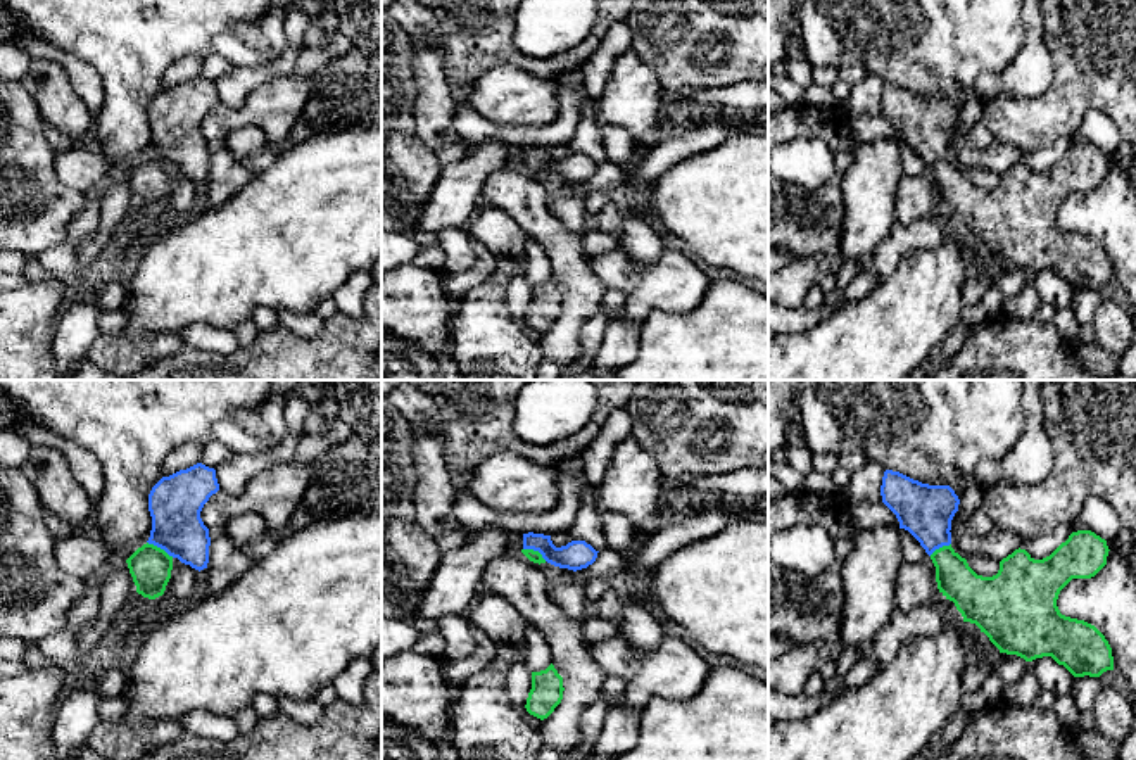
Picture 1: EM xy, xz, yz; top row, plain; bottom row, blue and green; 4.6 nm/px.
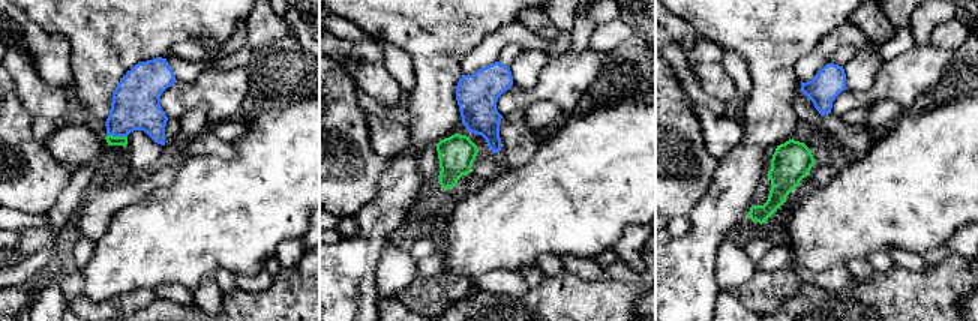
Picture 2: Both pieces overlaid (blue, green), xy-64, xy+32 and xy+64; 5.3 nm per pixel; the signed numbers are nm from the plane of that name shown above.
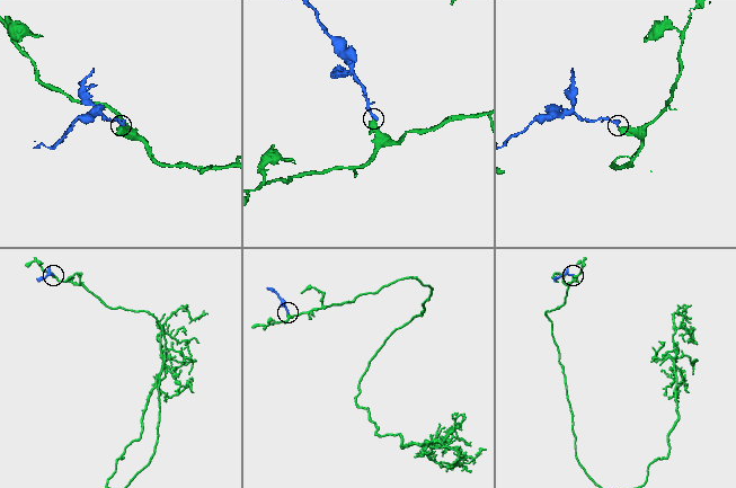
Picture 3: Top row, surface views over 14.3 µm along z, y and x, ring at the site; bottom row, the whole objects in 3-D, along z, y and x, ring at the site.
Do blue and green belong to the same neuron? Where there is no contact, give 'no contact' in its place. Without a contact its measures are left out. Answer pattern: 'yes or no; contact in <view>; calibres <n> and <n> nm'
yes; contact in xy; calibres 260 and 190 nm

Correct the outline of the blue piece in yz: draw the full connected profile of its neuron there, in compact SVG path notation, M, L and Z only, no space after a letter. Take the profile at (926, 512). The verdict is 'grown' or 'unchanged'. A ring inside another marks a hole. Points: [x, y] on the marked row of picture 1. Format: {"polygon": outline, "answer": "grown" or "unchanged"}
{"polygon": "M886 470L880 496L896 515L899 529L908 530L931 556L939 592L953 601L963 622L975 624L1000 653L1017 655L1026 662L1051 656L1074 677L1100 677L1114 670L1112 648L1105 636L1084 620L1062 615L1057 606L1060 591L1072 579L1091 579L1107 565L1110 549L1105 539L1091 530L1077 530L1043 560L1034 560L1019 548L1000 561L996 575L982 577L951 548L951 520L960 499L950 485L929 485Z", "answer": "grown"}

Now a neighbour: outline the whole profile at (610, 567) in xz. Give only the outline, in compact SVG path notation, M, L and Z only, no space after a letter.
M604 548L592 565L585 568L592 579L604 580L620 598L627 596L627 575L630 573L620 553Z

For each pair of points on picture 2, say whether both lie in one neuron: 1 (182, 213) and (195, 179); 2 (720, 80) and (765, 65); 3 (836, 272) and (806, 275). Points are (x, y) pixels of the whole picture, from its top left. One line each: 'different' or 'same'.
1: same
2: different
3: same

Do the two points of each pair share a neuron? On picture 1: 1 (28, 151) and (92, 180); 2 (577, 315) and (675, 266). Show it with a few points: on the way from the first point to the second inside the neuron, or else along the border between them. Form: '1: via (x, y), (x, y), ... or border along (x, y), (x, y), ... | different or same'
1: border along (54, 154), (56, 177), (82, 194) | different
2: border along (589, 258), (589, 268), (606, 287) | different

